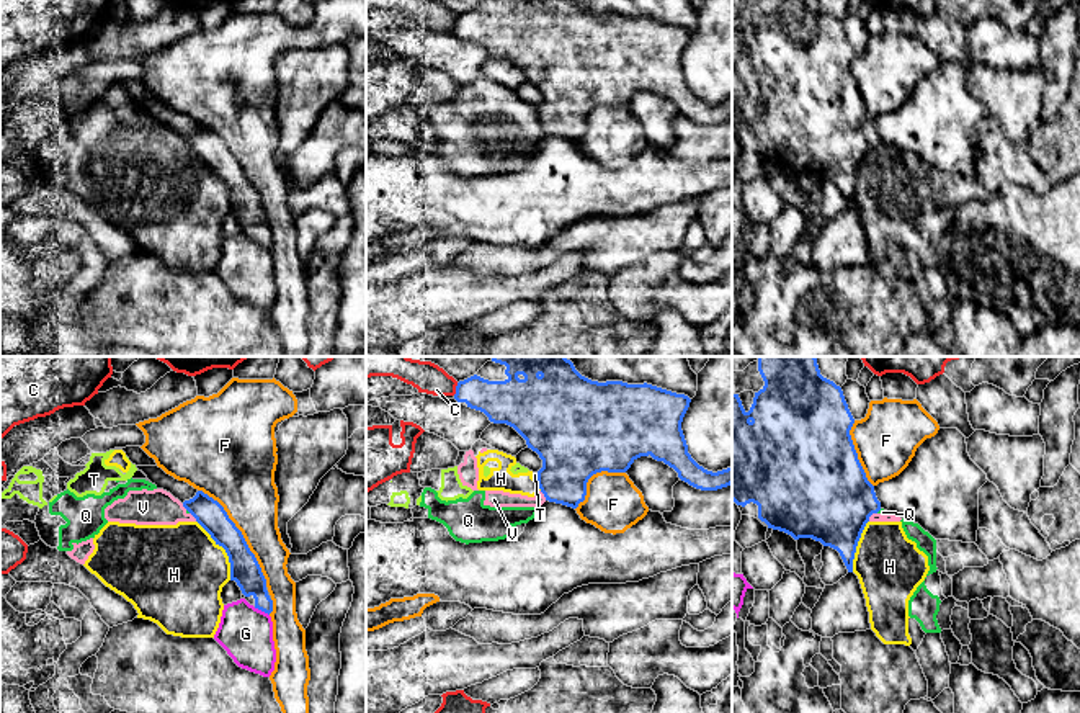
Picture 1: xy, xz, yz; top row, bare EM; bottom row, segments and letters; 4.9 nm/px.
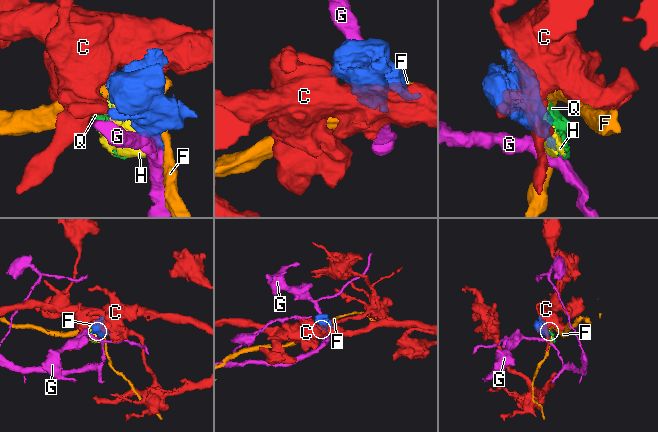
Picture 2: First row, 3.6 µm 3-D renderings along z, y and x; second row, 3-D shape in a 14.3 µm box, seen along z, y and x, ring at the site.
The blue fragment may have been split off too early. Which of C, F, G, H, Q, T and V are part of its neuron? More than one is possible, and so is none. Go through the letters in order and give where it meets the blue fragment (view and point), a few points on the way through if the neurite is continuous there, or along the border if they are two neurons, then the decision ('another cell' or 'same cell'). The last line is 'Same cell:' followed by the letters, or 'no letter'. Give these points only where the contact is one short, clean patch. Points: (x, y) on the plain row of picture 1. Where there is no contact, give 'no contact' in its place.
C: xz (456, 23) | along xz (458, 17), (453, 28) | another cell
F: xy (242, 169) | another cell
G: xy (262, 244) | along xy (254, 241), (268, 249) | another cell
H: xy (224, 182) | another cell
Q: yz (878, 144) | along yz (881, 143), (876, 146) | another cell
T: xz (538, 110) | along xz (536, 107), (538, 112) | another cell
V: yz (871, 147) | along yz (876, 146), (868, 154) | another cell
Same cell: no letter

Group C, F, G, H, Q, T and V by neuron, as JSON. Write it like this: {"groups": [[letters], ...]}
{"groups": [["C"], ["F"], ["G"], ["H", "Q", "T", "V"]]}

